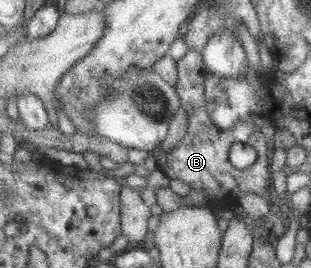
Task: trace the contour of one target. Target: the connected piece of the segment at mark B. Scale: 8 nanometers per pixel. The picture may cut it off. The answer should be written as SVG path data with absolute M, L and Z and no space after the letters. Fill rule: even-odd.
M187 49L182 58L175 61L177 65L177 80L173 85L179 97L179 109L183 109L186 120L186 133L180 138L179 144L169 149L164 155L159 150L154 152L157 169L161 170L170 180L180 180L190 186L191 195L200 192L210 200L208 208L218 215L227 214L227 209L236 204L244 193L254 193L269 201L272 174L268 168L268 141L260 131L250 123L236 123L232 129L222 131L215 126L205 109L203 83L209 74L200 50ZM234 142L248 144L256 152L256 161L246 170L236 170L228 161L230 145Z

